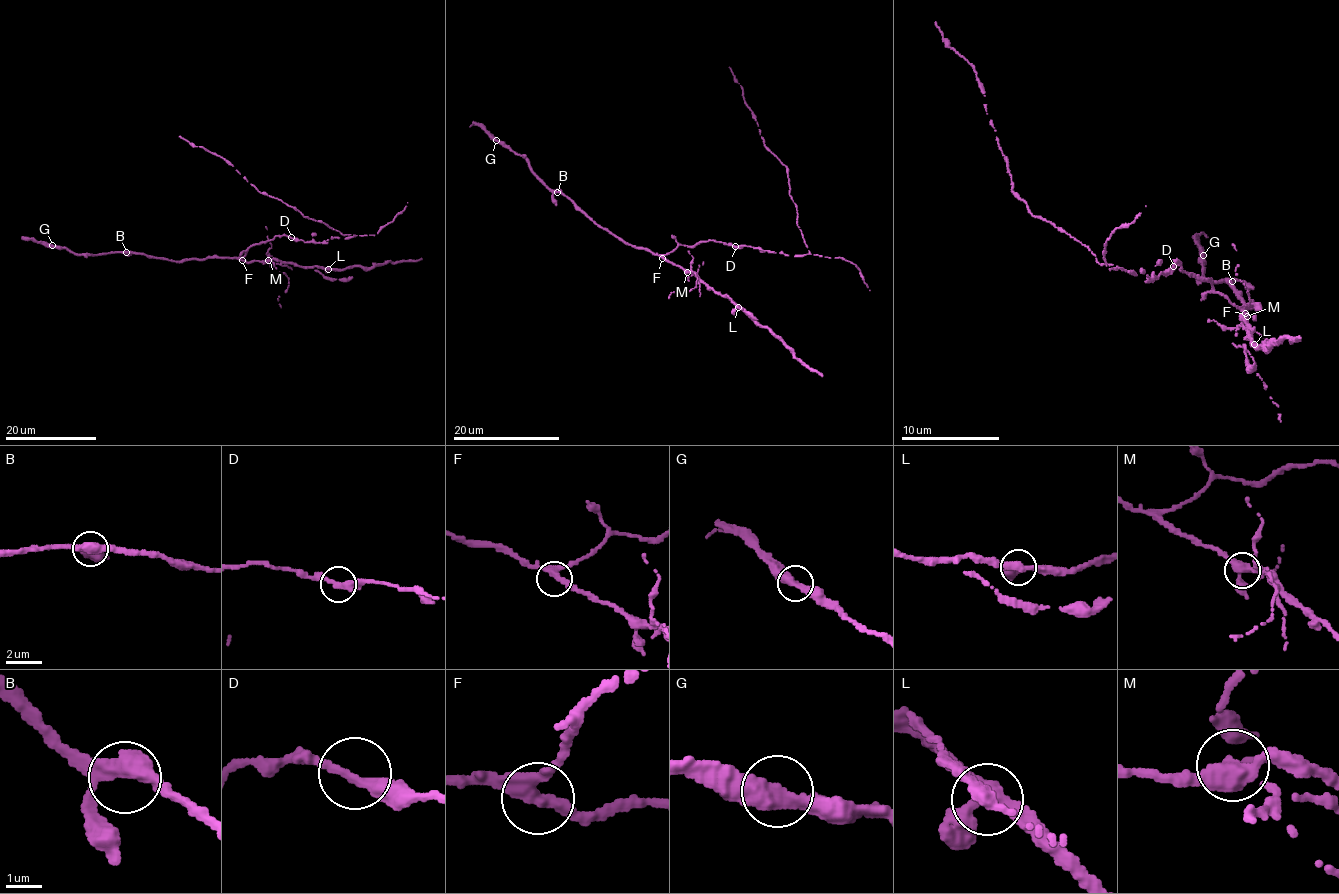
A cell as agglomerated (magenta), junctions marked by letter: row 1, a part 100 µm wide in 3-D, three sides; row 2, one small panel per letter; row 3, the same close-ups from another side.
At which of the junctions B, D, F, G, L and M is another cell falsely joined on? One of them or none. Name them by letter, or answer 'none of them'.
M

